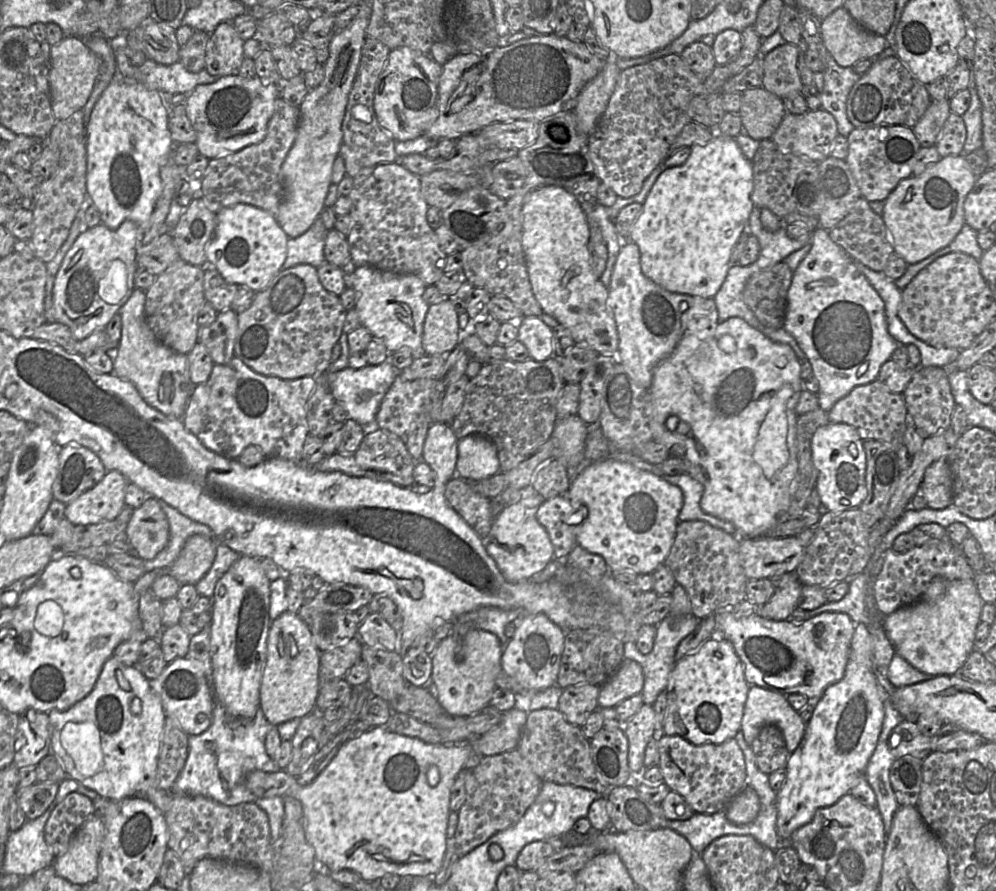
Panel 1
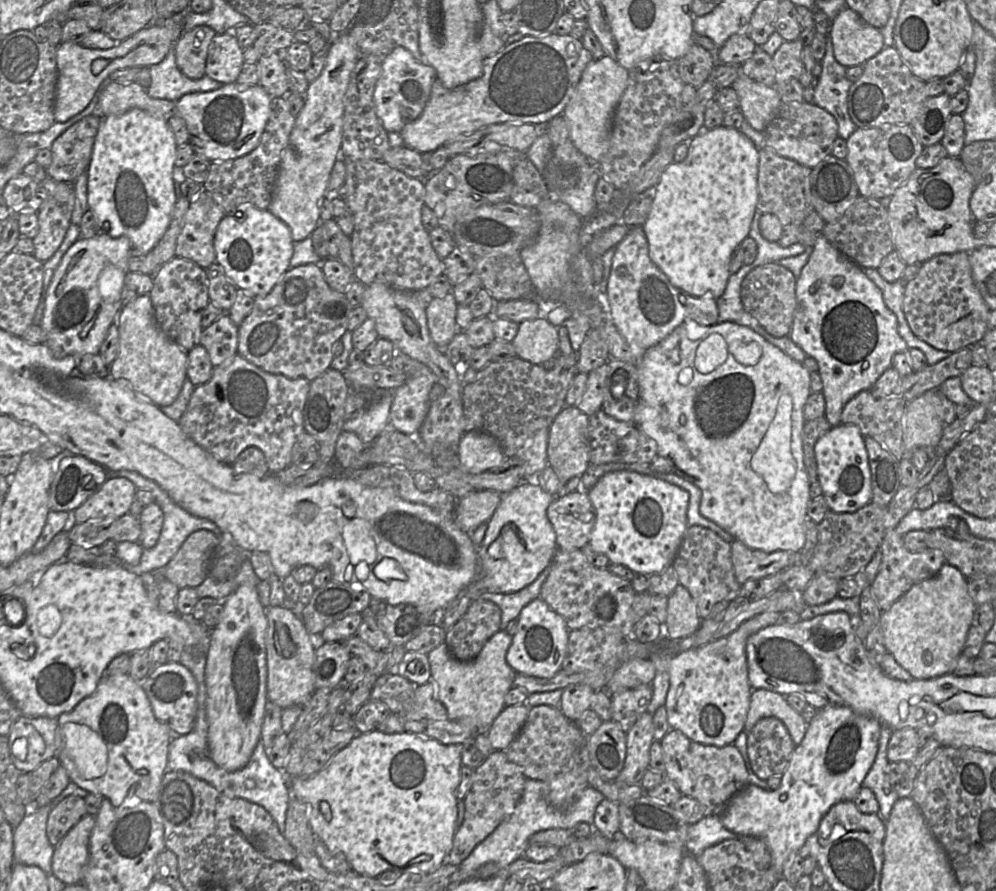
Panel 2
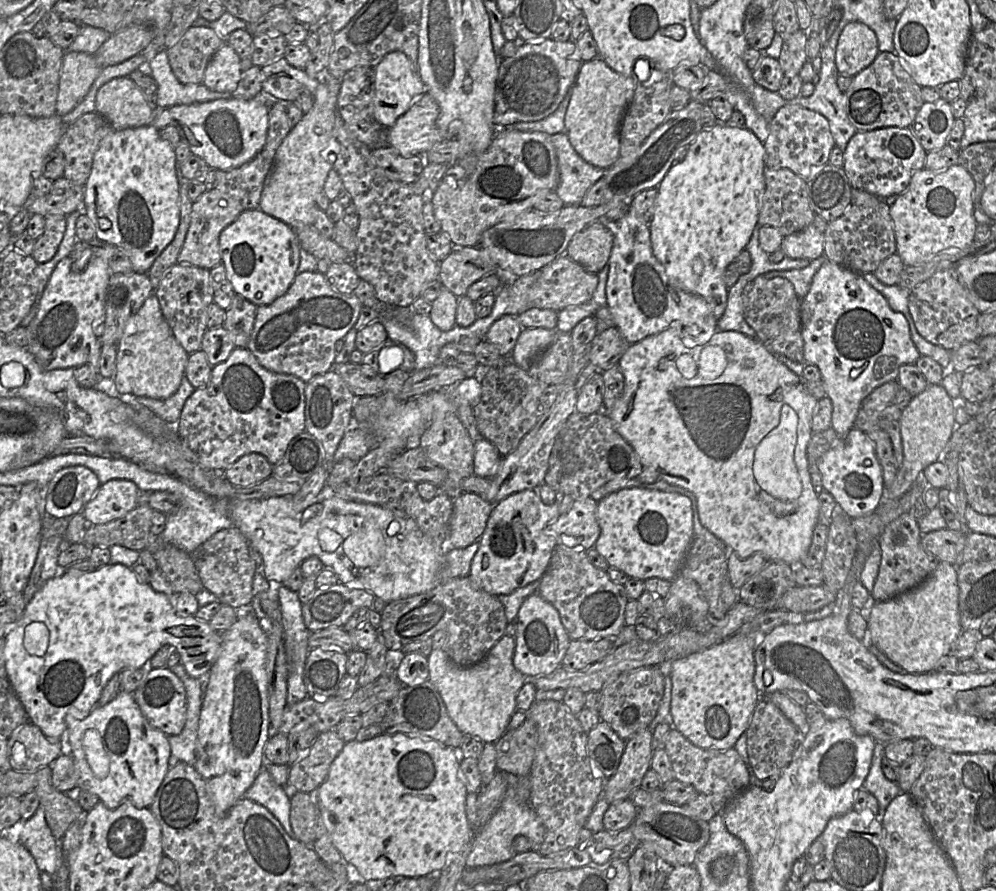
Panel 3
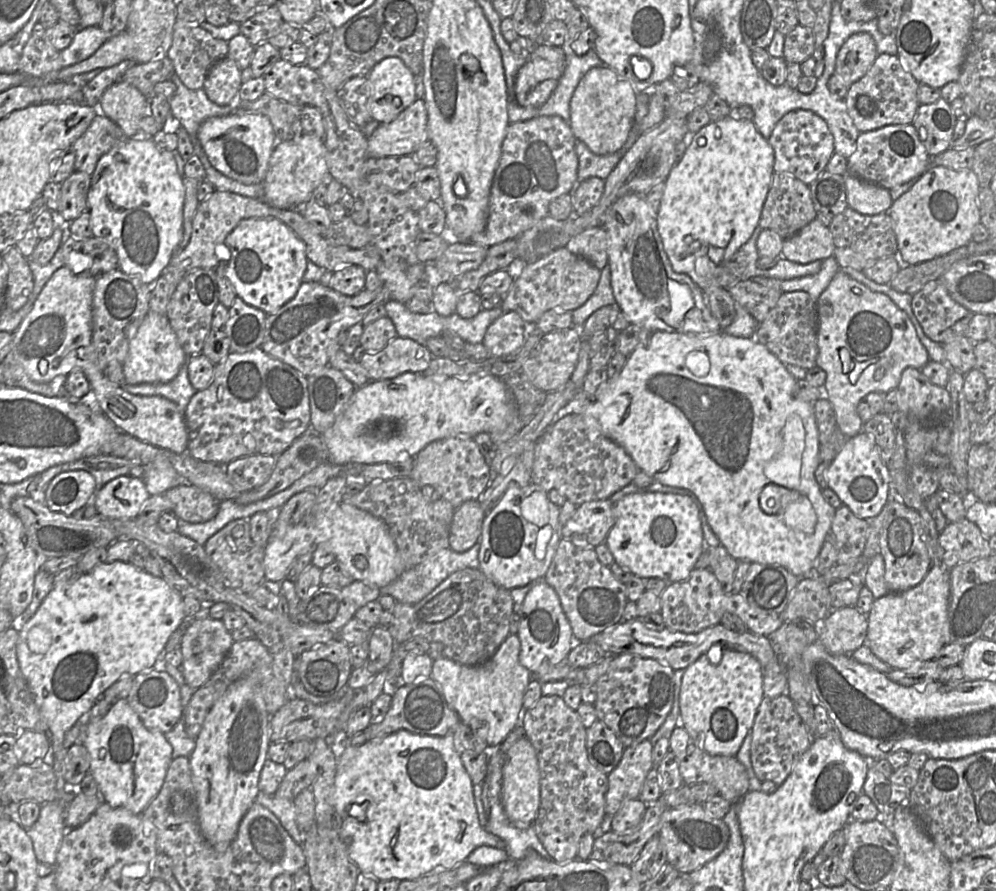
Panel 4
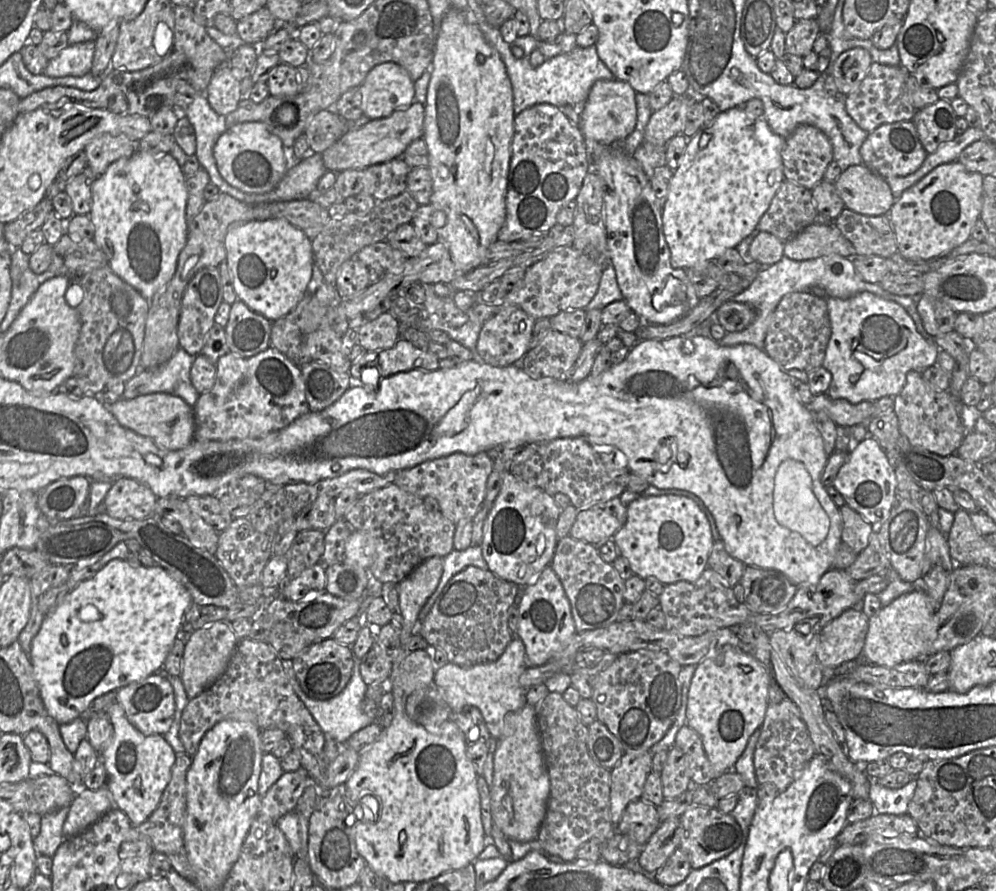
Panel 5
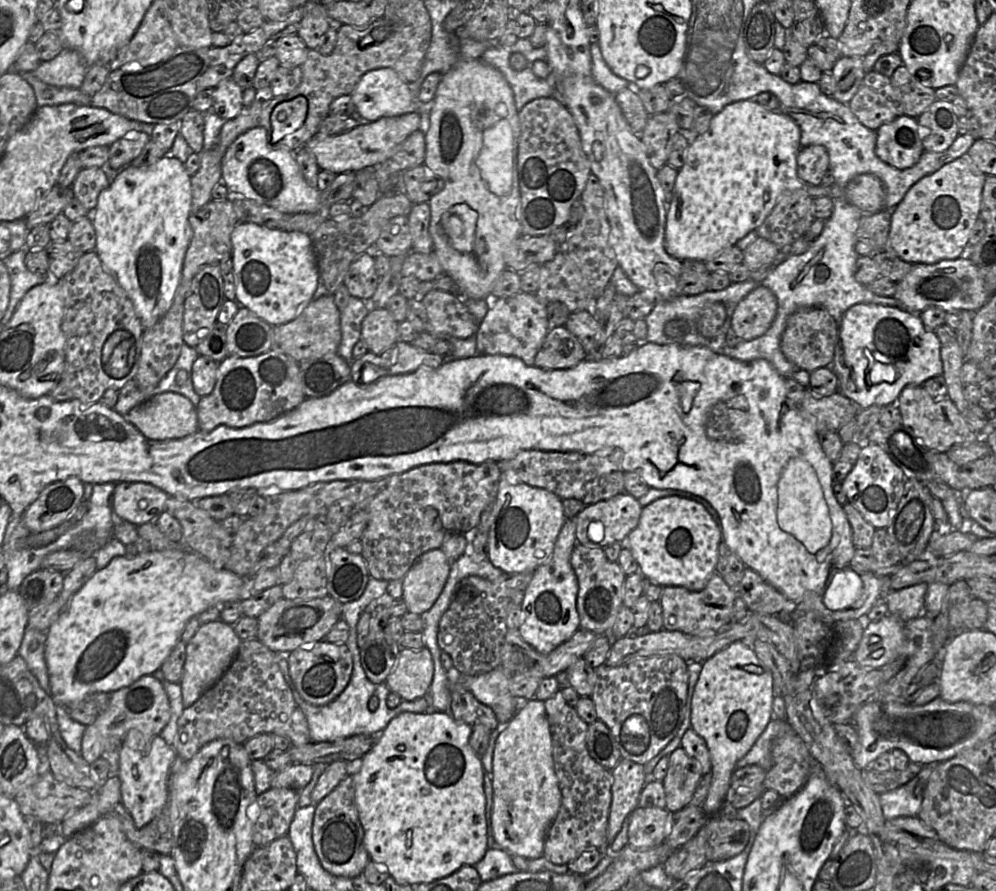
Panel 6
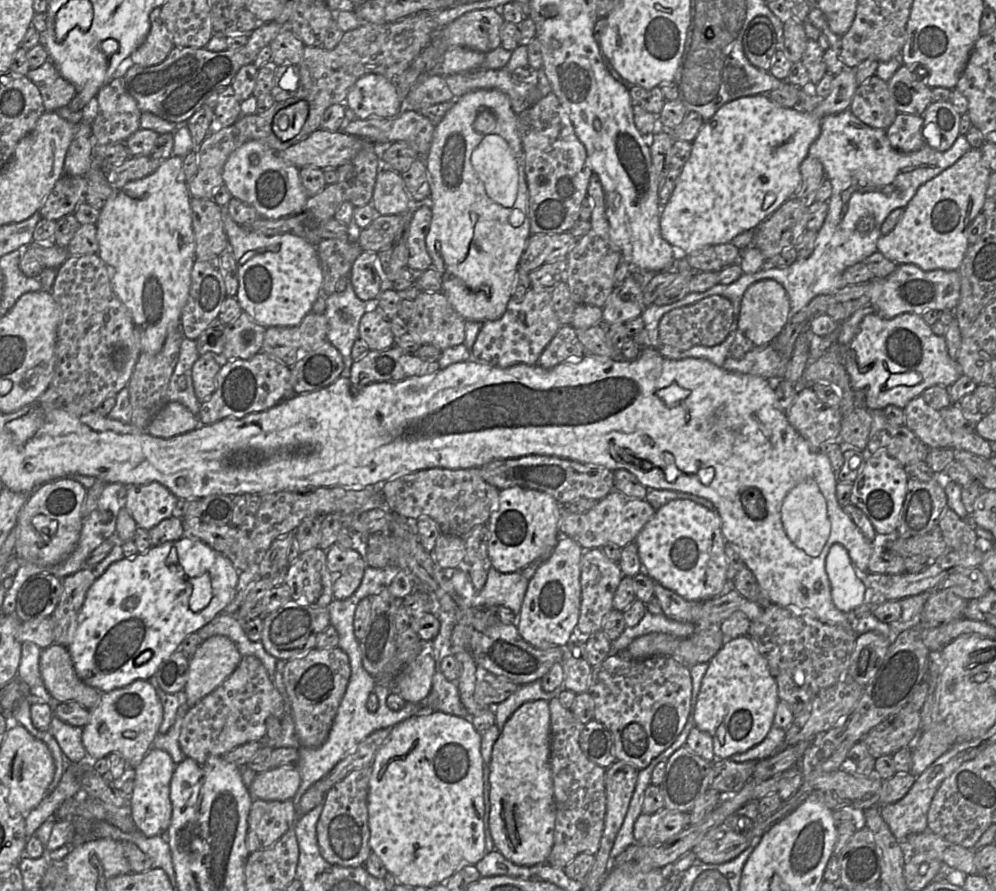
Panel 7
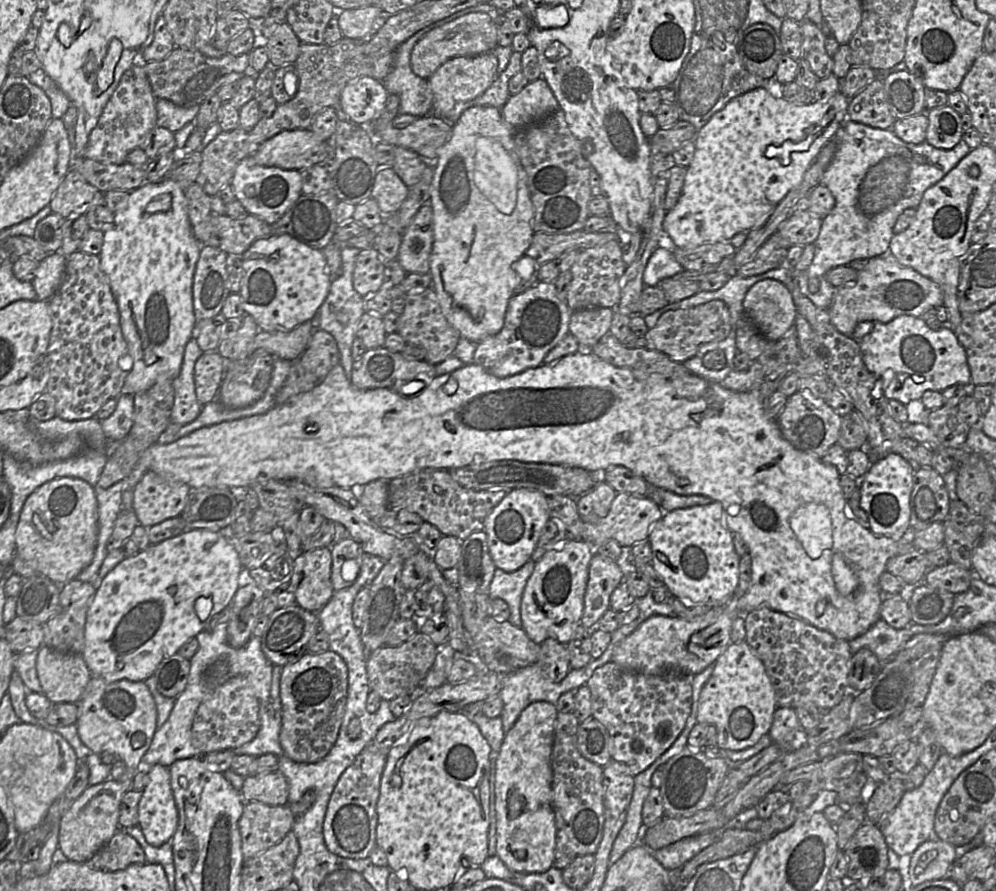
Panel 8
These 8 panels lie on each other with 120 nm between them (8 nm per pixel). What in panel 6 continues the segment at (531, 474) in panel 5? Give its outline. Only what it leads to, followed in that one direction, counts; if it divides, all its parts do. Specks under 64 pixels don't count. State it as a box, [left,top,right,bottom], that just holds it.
[497,448,625,506]

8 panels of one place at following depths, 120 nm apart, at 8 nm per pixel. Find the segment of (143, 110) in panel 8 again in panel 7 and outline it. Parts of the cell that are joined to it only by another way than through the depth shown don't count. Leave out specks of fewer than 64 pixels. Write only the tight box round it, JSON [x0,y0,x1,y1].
[92,77,141,145]

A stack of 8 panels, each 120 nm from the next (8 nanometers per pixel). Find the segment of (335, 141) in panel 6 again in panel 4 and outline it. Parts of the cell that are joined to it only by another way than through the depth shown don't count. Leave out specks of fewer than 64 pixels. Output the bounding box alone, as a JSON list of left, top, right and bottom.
[367,98,428,158]

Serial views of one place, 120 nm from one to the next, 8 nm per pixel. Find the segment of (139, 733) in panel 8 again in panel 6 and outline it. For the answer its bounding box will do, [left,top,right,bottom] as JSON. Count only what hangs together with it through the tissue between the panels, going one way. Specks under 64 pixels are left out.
[81,675,171,764]

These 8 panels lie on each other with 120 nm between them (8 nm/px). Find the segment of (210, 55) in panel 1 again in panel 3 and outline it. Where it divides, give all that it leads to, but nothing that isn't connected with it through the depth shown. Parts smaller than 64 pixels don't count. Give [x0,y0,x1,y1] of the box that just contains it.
[202,42,241,93]

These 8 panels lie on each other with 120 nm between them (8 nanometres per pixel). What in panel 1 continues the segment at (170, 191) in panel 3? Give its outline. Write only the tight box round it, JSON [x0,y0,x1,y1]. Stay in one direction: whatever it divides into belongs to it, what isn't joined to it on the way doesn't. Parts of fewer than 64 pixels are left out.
[86,76,175,230]

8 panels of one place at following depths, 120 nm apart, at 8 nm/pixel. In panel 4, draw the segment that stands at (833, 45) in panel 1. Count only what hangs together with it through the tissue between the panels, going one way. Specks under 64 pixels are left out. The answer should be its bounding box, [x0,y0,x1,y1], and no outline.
[835,32,877,85]

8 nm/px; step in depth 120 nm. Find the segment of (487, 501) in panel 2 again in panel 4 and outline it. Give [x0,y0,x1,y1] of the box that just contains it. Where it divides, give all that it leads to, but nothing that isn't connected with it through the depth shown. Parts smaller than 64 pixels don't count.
[449,500,486,553]

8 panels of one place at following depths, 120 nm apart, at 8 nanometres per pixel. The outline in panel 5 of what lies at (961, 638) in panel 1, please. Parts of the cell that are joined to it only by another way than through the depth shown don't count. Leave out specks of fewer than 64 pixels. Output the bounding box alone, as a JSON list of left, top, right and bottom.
[861,588,937,667]

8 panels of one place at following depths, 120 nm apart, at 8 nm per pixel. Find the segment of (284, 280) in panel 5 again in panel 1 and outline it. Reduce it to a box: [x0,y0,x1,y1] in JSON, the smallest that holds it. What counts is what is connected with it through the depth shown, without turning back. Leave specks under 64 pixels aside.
[206,203,288,292]

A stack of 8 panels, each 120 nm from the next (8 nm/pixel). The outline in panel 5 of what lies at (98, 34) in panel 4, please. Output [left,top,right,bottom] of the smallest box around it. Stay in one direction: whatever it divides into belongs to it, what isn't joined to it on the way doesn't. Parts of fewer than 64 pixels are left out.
[44,40,95,77]

